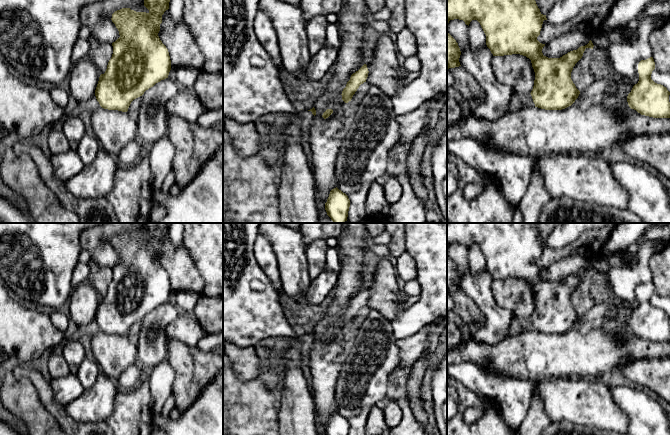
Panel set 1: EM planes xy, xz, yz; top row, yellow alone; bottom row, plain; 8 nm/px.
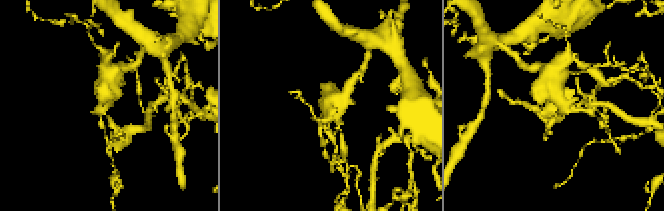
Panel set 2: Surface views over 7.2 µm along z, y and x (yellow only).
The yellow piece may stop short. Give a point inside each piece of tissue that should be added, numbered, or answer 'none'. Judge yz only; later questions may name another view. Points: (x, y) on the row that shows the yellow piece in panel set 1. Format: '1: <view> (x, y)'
none

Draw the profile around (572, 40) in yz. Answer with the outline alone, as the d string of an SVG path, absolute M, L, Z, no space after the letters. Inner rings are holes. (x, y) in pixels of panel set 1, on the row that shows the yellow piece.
M569 31L546 43L542 49L544 56L548 58L560 58L570 51L577 50L589 43L590 36L579 31Z

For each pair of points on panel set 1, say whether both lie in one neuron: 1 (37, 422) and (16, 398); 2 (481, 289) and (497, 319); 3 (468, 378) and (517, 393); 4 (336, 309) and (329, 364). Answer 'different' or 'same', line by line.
1: same
2: same
3: same
4: same

